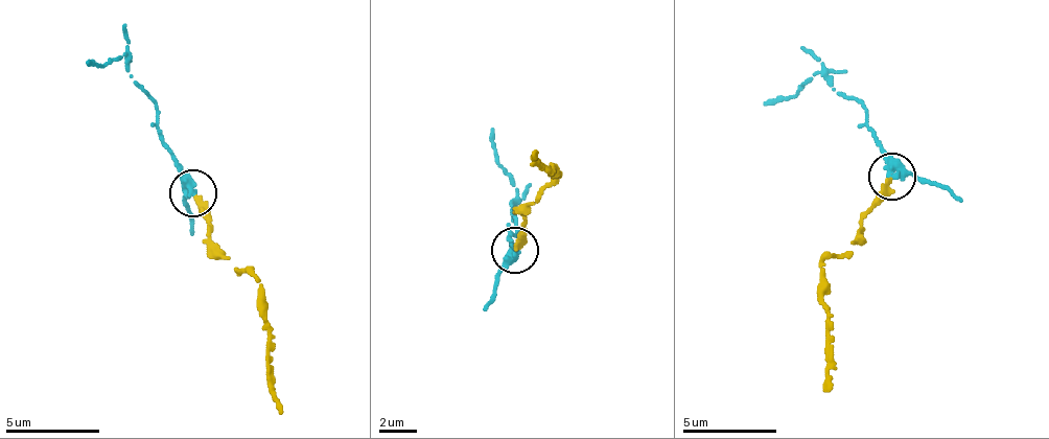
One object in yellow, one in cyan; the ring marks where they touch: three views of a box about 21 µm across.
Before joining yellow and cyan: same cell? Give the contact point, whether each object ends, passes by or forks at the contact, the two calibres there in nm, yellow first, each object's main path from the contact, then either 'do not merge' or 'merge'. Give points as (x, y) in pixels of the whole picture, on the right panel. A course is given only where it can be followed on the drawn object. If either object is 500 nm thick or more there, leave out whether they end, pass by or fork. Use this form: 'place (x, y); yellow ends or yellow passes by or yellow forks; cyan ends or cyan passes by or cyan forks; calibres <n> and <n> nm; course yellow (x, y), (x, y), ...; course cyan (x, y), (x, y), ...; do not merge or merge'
place (891, 176); yellow ends; cyan passes by; calibres 320 and 320 nm; course yellow (892, 177), (848, 253), (820, 270), (828, 392); course cyan (892, 177), (892, 163), (881, 146), (866, 109), (817, 71), (795, 95), (766, 104); do not merge

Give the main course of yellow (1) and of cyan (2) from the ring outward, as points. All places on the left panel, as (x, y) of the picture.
1: (194, 193), (209, 241), (234, 270), (259, 285), (266, 387), (281, 414)
2: (194, 193), (194, 180), (170, 155), (156, 110), (124, 52), (101, 65), (87, 63)

